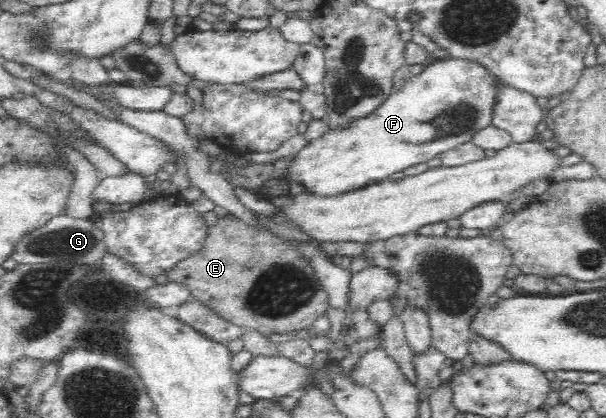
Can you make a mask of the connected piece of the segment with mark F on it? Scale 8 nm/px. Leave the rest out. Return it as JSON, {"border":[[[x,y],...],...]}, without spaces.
{"border":[[[450,57],[436,59],[436,63],[431,63],[411,77],[403,87],[394,89],[388,99],[368,117],[330,128],[321,138],[307,143],[296,154],[296,159],[282,178],[297,181],[312,194],[324,197],[346,194],[390,179],[392,174],[426,163],[461,143],[471,141],[475,132],[490,126],[499,83],[497,76],[480,62]]]}

